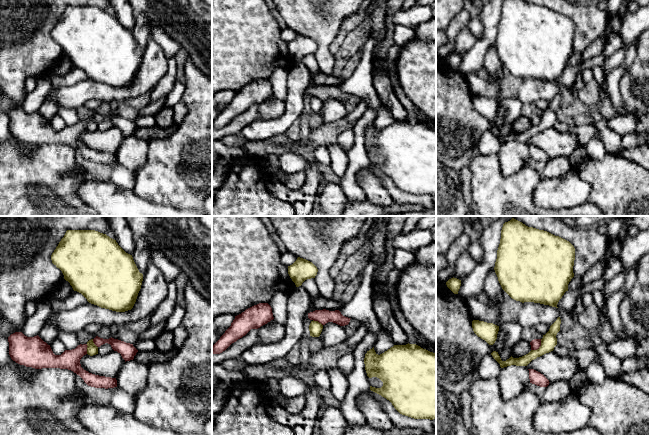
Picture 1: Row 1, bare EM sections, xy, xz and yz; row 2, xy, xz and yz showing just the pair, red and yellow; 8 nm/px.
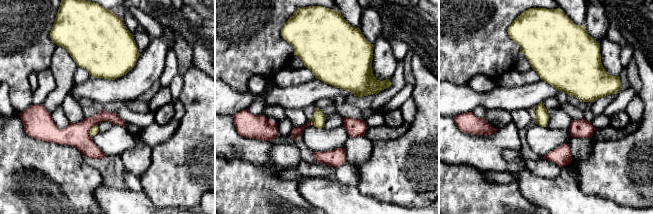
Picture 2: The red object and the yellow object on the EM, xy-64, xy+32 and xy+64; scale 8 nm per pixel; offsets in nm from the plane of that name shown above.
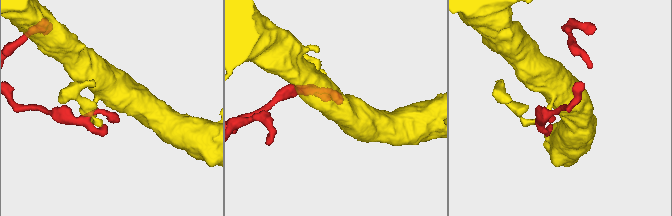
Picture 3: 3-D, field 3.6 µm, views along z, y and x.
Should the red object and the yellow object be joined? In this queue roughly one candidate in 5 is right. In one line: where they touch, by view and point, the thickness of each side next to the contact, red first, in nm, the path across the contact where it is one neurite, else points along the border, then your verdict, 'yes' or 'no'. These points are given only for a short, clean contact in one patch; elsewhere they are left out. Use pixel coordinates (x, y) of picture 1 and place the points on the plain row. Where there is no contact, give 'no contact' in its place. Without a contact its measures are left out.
contact yz (538, 123); calibres 80 and 120 nm; border yz (541, 115), (541, 120), (536, 125), (531, 126); no

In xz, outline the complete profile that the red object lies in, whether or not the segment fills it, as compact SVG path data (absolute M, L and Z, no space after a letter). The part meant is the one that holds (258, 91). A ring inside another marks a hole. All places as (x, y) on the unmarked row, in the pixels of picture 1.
M259 79L235 92L231 102L212 122L212 130L220 130L232 119L245 112L251 105L258 105L273 96L272 84L268 79Z

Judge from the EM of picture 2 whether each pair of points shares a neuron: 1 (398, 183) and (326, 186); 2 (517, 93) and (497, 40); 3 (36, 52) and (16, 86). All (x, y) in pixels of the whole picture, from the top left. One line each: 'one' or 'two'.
1: two
2: two
3: one

